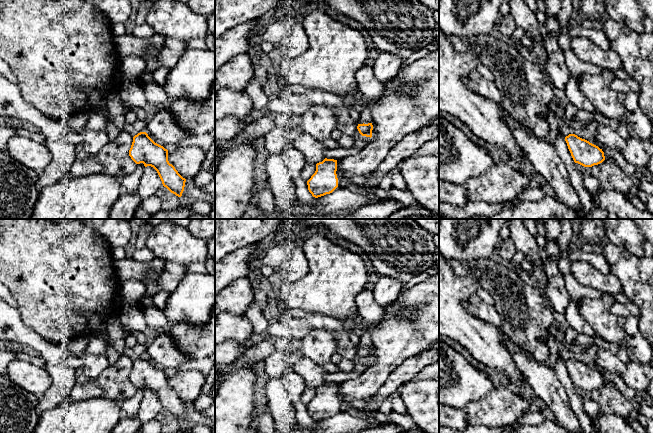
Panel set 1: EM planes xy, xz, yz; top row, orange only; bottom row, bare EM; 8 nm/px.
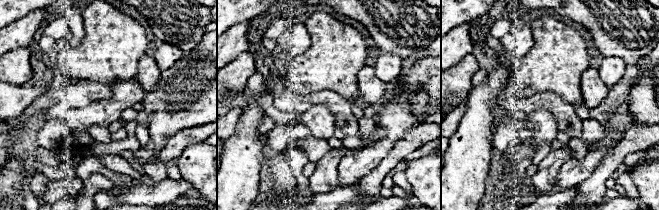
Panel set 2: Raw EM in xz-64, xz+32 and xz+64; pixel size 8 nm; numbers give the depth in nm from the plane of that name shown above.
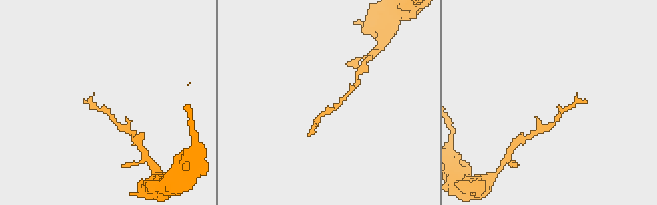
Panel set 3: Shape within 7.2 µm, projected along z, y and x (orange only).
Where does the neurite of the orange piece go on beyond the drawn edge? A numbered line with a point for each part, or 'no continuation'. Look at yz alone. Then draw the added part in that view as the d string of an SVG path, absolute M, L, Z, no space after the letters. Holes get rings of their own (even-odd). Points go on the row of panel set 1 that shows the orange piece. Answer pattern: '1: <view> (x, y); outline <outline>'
no continuation

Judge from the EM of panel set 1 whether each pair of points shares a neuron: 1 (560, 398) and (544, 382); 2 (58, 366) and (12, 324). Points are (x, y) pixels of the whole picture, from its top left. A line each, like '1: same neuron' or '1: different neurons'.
1: same neuron
2: same neuron

